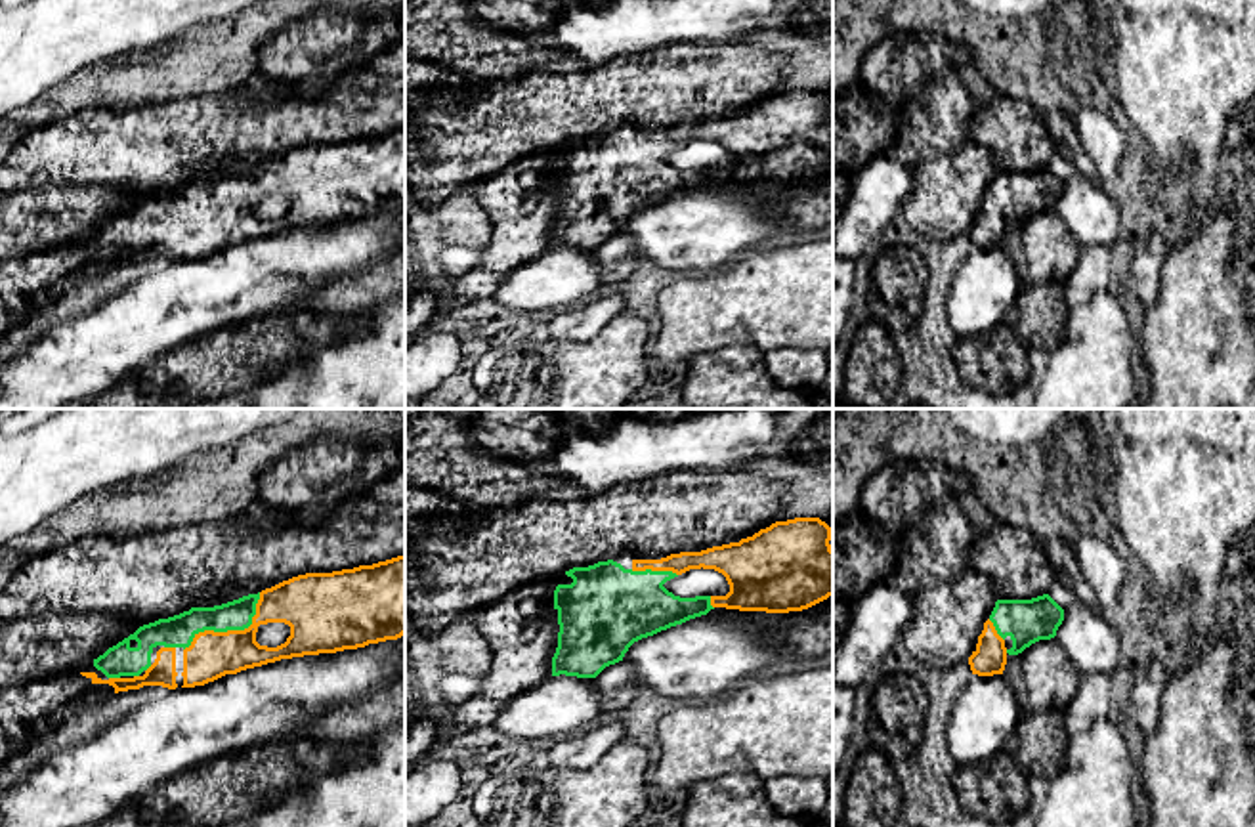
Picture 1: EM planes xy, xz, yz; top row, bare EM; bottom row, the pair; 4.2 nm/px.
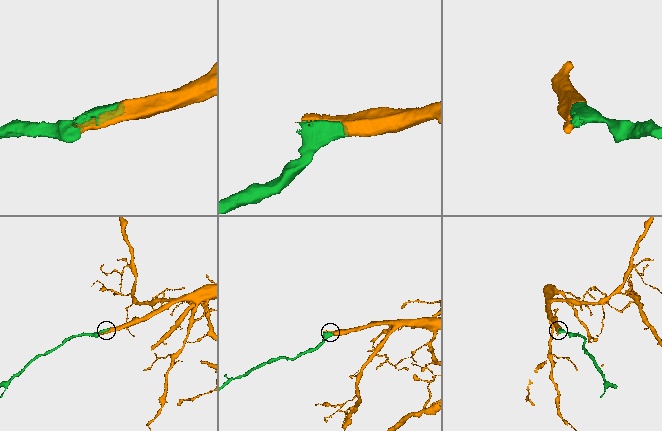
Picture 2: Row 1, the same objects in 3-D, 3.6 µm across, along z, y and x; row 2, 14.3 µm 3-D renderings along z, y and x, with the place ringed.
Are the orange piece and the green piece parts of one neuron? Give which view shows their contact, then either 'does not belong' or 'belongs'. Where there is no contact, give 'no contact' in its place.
xy | belongs

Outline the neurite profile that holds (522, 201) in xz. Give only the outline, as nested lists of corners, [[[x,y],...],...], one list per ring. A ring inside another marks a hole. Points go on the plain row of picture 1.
[[[560,147],[542,149],[470,185],[495,233],[483,250],[483,264],[458,277],[449,300],[453,309],[493,296],[502,275],[552,248],[560,204],[554,180],[558,157],[562,157]]]

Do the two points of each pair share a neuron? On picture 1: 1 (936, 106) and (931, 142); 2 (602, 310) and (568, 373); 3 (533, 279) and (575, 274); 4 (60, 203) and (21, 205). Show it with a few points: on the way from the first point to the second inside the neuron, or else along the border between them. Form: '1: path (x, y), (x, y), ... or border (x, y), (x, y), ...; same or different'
1: path (933, 115), (931, 132); same
2: border (621, 312), (593, 339), (543, 339); different
3: path (543, 279), (566, 275); same
4: path (50, 205), (31, 205); same

